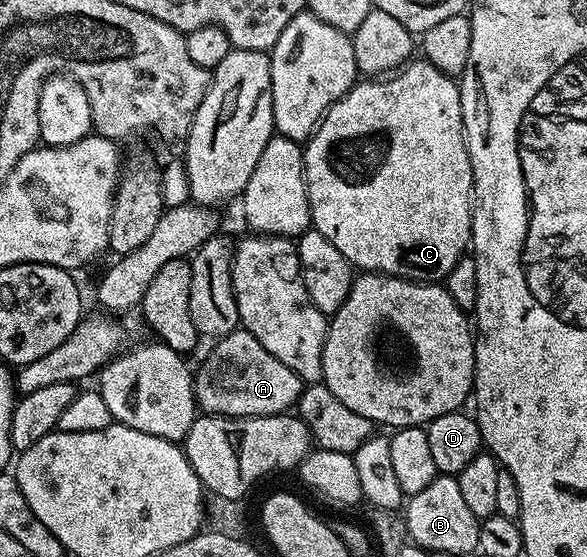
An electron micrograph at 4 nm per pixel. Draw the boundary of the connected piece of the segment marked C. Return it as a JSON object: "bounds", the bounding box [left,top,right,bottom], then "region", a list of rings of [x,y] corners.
{"bounds":[304,60,472,283],"region":[[[417,60],[409,61],[399,72],[382,80],[360,80],[351,86],[341,98],[330,107],[320,125],[316,127],[311,138],[307,139],[304,151],[304,183],[308,189],[308,203],[312,213],[312,226],[353,267],[373,274],[392,274],[396,278],[408,278],[411,282],[443,283],[448,273],[458,264],[458,260],[465,257],[472,240],[472,165],[468,159],[468,145],[464,142],[466,123],[464,121],[465,109],[460,100],[460,87],[456,78],[448,78],[438,72],[430,63]]]}

